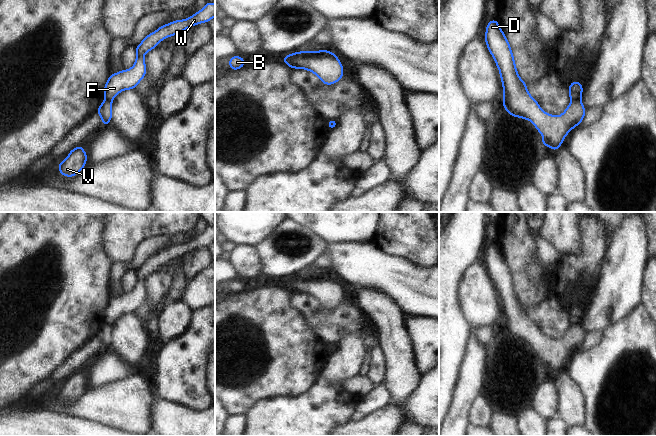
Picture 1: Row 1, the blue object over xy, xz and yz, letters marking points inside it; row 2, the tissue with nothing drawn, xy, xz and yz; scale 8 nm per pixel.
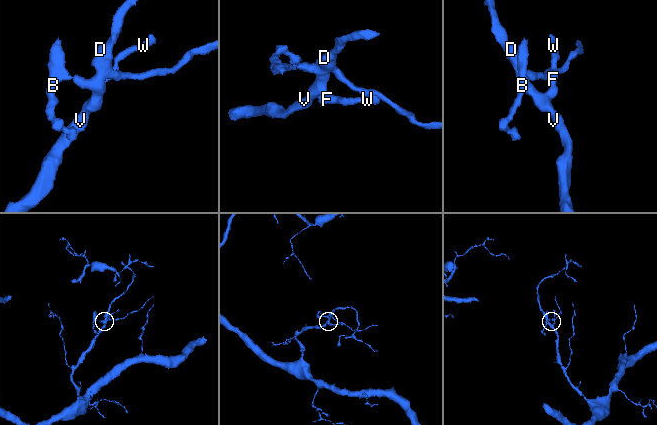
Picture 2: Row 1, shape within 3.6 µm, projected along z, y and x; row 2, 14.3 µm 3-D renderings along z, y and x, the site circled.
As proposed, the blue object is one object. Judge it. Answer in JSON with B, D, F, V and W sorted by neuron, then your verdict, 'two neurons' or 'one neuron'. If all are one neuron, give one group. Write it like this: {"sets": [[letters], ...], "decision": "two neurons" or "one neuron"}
{"sets": [["B", "D", "V"], ["F", "W"]], "decision": "two neurons"}

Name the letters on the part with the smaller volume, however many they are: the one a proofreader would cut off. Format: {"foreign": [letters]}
{"foreign": ["F", "W"]}

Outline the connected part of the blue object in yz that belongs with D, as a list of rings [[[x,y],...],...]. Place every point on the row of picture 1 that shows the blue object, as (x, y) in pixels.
[[[497,19],[488,22],[485,43],[500,72],[503,108],[511,116],[531,121],[543,136],[541,145],[553,151],[559,149],[567,134],[581,124],[585,117],[586,109],[581,100],[571,100],[560,116],[546,113],[529,94],[527,84],[519,77],[509,41]]]

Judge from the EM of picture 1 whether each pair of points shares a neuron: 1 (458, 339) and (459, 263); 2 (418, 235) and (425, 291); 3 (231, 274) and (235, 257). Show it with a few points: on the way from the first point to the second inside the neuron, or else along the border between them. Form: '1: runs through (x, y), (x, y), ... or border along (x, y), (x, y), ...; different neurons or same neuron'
1: runs through (449, 320), (449, 282); same neuron
2: border along (400, 258), (404, 258), (417, 266), (428, 268); different neurons
3: border along (228, 261), (239, 279); different neurons

